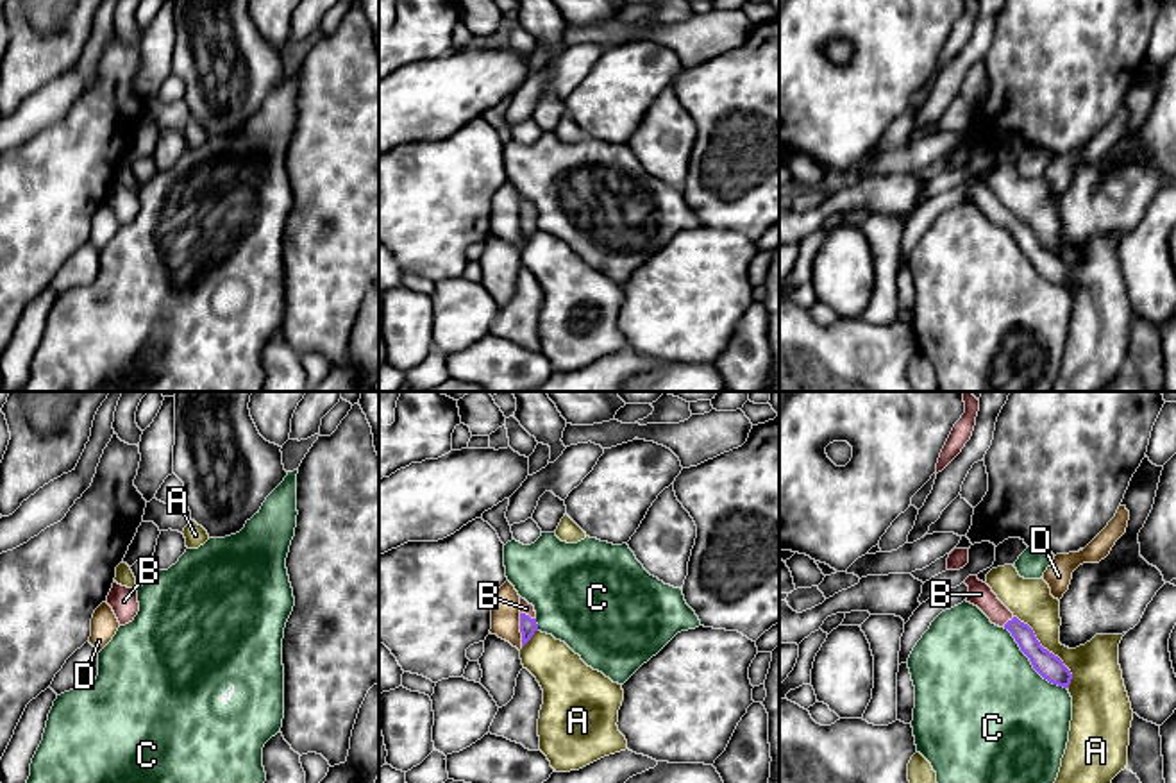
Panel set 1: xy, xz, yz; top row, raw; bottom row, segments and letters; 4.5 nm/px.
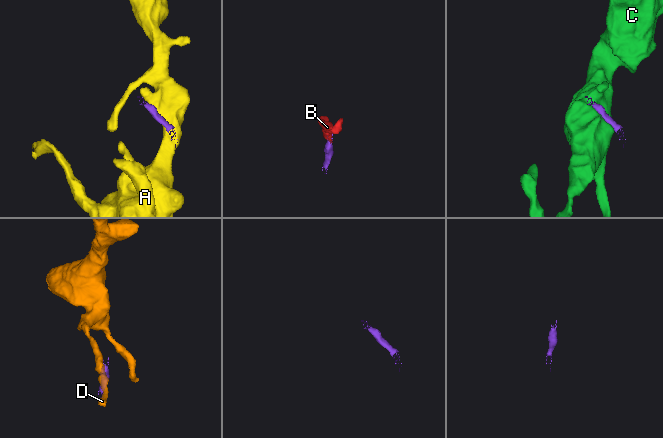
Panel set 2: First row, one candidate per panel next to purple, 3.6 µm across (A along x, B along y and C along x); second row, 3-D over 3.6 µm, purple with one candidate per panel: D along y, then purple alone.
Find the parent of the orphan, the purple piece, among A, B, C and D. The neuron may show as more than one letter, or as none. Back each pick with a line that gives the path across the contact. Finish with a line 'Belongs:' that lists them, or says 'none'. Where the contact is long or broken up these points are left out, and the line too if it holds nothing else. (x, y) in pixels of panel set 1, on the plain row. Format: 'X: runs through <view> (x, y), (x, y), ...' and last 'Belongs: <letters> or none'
B: runs through xz (528, 226), (528, 215), (526, 208)
Belongs: B

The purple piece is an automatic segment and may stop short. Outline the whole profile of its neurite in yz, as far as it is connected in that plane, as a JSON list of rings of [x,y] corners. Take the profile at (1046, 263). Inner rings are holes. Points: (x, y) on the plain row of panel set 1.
[[[978,175],[965,179],[969,186],[967,202],[978,206],[992,223],[1012,232],[1021,250],[1029,257],[1033,268],[1049,282],[1069,288],[1072,274],[1063,261],[1044,248],[1037,240],[1033,229],[1021,222],[992,191],[992,188],[979,181]]]

